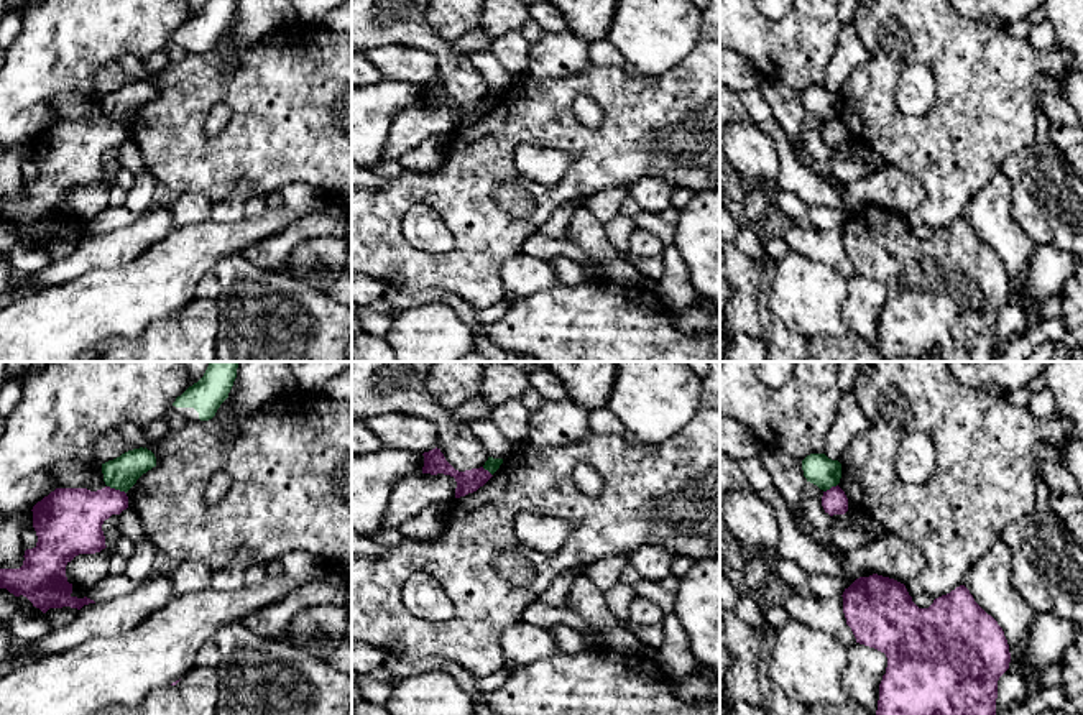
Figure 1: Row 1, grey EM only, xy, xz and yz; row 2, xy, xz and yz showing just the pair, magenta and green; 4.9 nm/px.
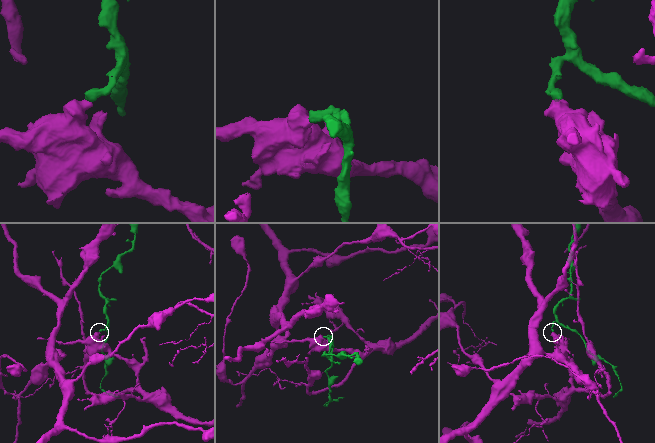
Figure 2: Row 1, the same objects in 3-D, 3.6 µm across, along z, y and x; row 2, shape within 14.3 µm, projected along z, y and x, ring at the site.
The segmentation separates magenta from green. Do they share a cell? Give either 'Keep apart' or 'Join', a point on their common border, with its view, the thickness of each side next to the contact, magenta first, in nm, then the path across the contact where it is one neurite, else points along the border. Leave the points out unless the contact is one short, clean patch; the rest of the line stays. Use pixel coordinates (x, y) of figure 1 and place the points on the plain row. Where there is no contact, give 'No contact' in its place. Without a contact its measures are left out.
Keep apart. Touches magenta at xy (117, 122). Thickness 280 nm (magenta) against 160 nm. Boundary: xy (107, 117), (125, 125)

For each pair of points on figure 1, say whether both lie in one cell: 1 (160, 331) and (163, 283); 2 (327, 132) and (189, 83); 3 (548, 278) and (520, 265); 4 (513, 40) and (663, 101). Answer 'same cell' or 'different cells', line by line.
1: different cells
2: same cell
3: same cell
4: different cells

